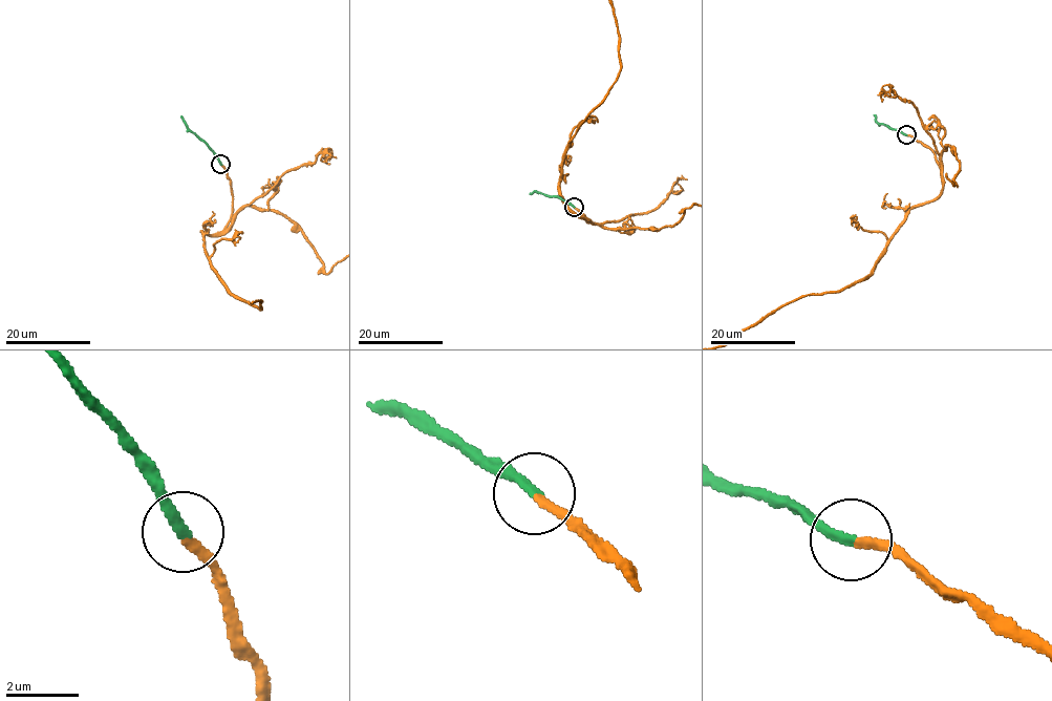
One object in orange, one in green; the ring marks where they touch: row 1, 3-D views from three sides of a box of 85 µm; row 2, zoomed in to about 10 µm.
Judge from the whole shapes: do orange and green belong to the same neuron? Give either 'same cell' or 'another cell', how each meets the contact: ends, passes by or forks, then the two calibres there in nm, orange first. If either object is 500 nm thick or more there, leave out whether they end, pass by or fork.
same cell; orange ends; green ends; calibres 240 and 280 nm

